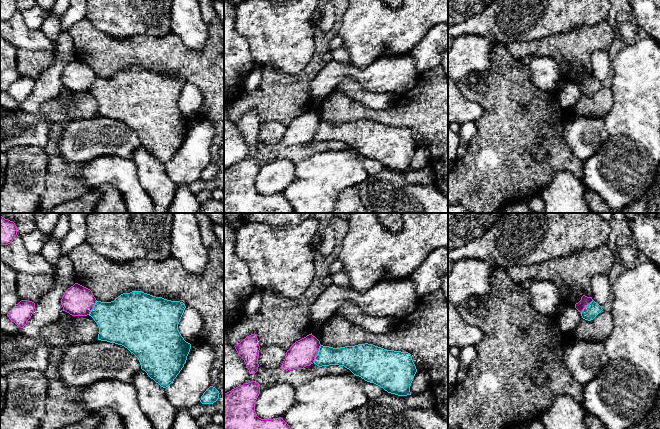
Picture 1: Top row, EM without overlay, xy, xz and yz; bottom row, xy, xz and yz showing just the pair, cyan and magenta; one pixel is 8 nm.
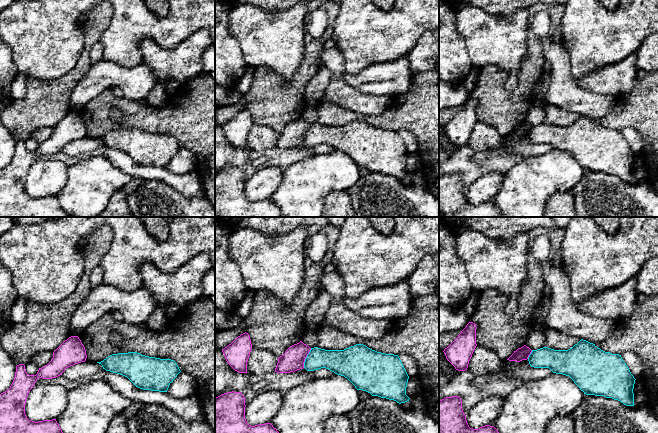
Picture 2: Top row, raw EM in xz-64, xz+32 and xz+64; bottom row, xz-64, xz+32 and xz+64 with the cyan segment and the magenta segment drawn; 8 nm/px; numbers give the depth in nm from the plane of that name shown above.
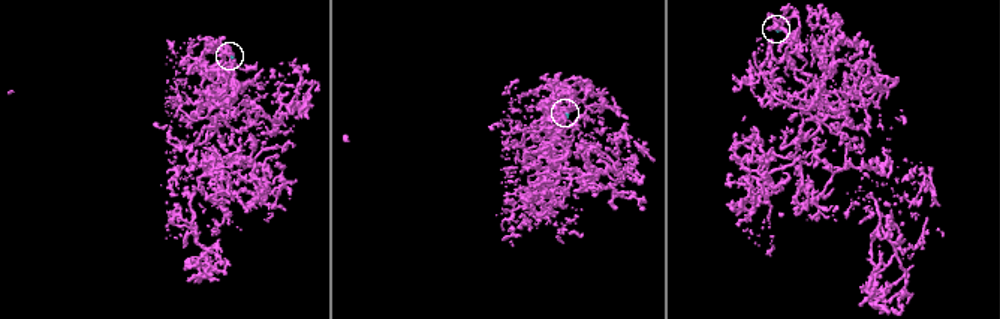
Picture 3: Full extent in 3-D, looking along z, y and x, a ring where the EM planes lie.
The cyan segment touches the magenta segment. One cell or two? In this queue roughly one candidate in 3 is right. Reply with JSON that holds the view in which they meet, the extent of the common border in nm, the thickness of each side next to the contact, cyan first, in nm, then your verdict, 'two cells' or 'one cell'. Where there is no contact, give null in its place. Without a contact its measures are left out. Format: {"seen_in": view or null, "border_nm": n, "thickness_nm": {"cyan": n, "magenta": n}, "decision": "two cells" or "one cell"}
{"seen_in": "xz", "border_nm": 160, "thickness_nm": {"cyan": 170, "magenta": 220}, "decision": "two cells"}

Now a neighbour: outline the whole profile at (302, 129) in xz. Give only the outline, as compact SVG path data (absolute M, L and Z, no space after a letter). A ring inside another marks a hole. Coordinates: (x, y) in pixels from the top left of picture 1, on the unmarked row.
M311 110L296 117L286 128L285 135L281 141L283 146L303 145L314 139L321 120L320 117Z

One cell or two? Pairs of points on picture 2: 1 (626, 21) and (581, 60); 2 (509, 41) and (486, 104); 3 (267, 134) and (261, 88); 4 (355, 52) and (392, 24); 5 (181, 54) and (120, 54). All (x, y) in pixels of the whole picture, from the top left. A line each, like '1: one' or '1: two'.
1: one
2: two
3: two
4: one
5: two

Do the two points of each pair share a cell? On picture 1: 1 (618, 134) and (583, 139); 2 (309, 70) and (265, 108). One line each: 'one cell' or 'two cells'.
1: two cells
2: one cell

